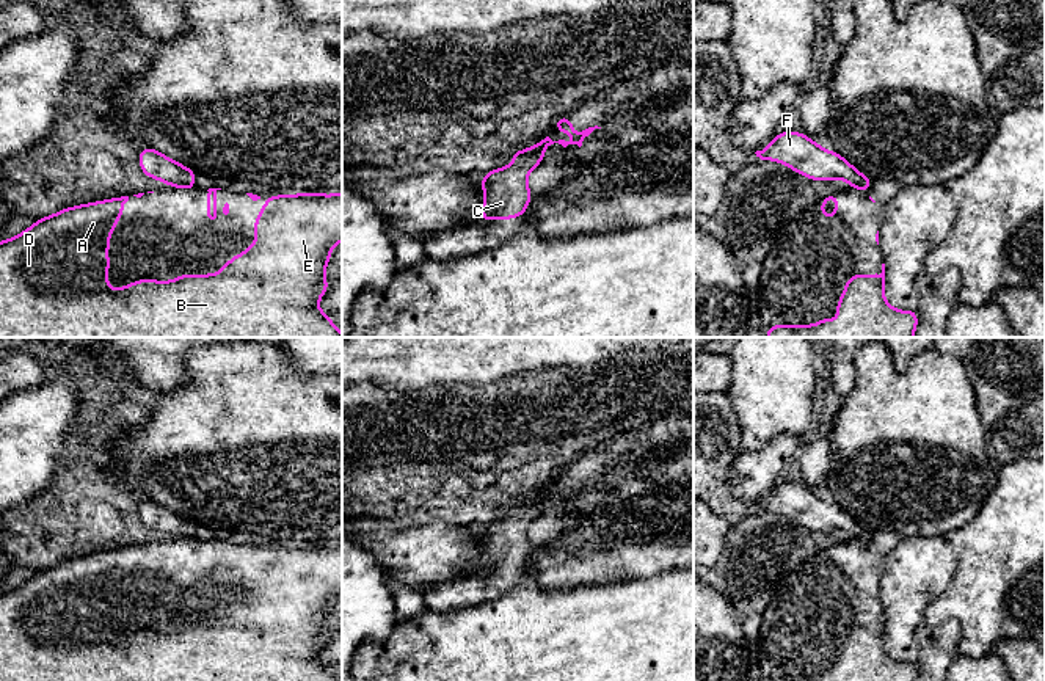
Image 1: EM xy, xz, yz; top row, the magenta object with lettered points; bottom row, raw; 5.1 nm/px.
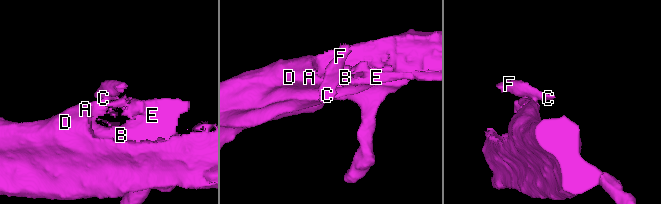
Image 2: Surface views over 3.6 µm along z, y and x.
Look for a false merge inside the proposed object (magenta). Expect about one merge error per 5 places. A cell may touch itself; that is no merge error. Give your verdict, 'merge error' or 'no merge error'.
merge error

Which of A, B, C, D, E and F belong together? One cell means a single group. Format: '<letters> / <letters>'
A B D E / C F

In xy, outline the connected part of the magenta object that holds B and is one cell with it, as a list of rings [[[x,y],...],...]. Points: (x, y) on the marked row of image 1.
[[[342,191],[337,195],[301,193],[267,198],[267,204],[257,213],[251,229],[257,240],[243,254],[235,254],[215,275],[179,275],[176,281],[140,279],[130,286],[121,286],[118,292],[110,290],[108,243],[110,234],[116,229],[115,221],[122,218],[122,206],[129,196],[104,199],[99,202],[74,206],[36,220],[33,226],[17,237],[0,242],[0,337],[342,337],[339,328],[322,312],[317,304],[330,284],[323,276],[330,262],[331,248],[342,240]]]

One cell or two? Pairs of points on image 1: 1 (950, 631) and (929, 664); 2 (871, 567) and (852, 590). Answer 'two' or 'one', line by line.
1: one
2: one

